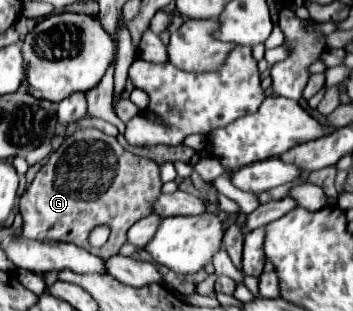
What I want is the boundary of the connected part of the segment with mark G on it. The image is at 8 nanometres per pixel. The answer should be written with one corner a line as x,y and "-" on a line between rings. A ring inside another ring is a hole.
82,128
50,154
32,186
20,198
18,210
24,218
22,234
34,240
72,242
106,260
126,244
130,226
150,214
154,200
160,196
160,188
162,182
156,162
130,154
114,136
106,136
98,128
-
98,224
108,224
112,236
102,248
92,248
88,234

